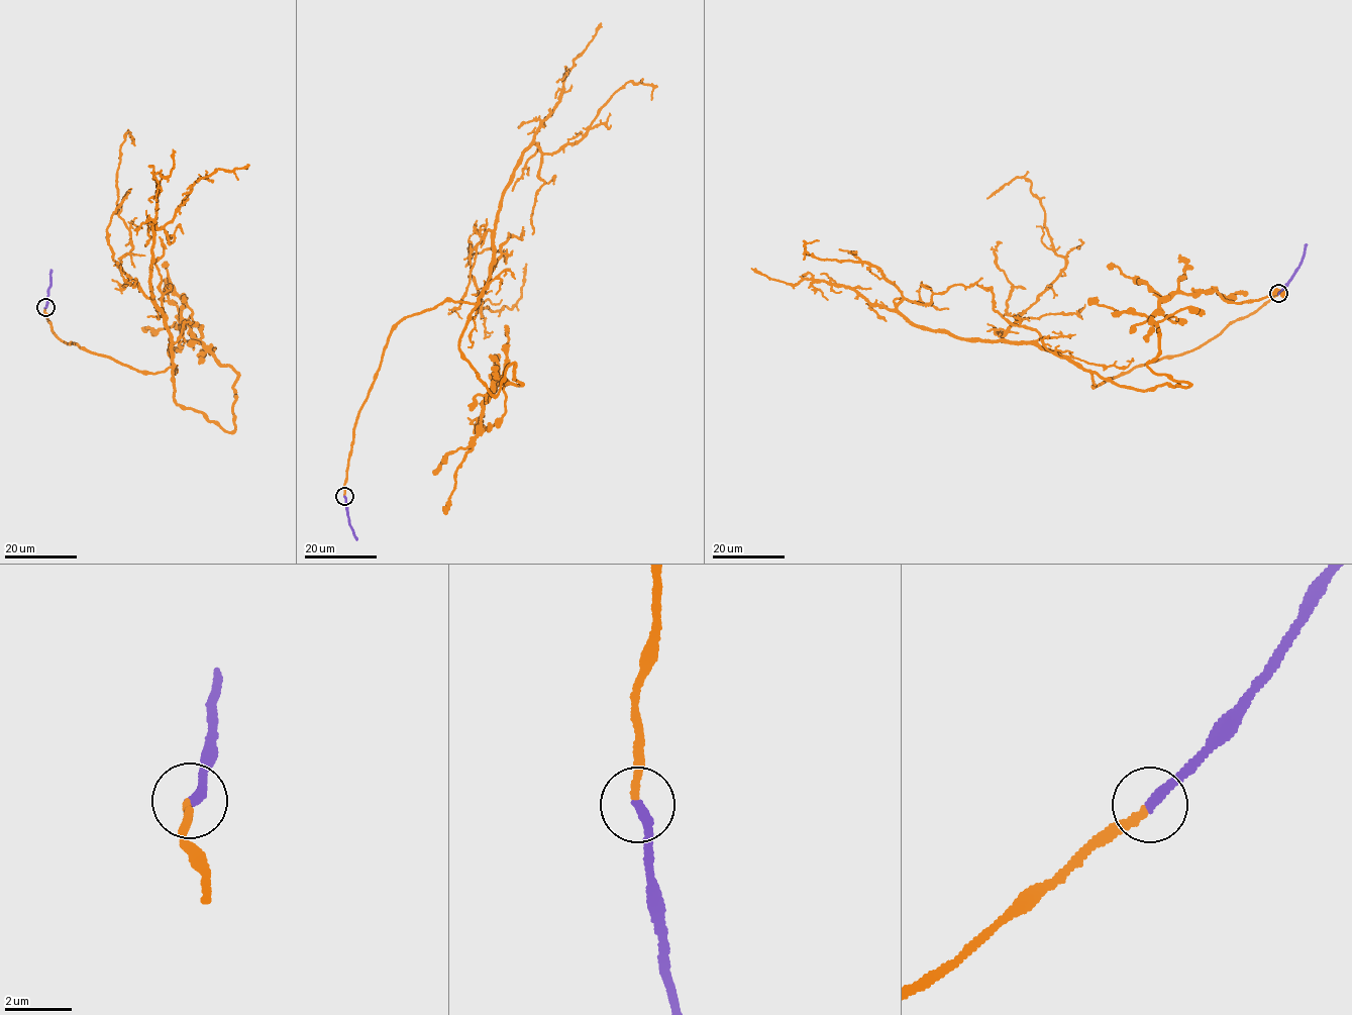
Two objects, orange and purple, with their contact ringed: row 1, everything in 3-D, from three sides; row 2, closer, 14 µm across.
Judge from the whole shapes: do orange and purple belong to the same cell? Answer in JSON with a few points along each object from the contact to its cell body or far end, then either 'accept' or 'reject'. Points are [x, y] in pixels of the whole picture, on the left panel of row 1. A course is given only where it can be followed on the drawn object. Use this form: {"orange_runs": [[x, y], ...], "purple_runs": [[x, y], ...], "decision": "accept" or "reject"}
{"orange_runs": [[44, 307], [65, 342], [141, 372], [174, 368], [178, 405], [233, 431], [237, 374], [179, 318], [171, 349]], "purple_runs": [[44, 307], [52, 270]], "decision": "accept"}

